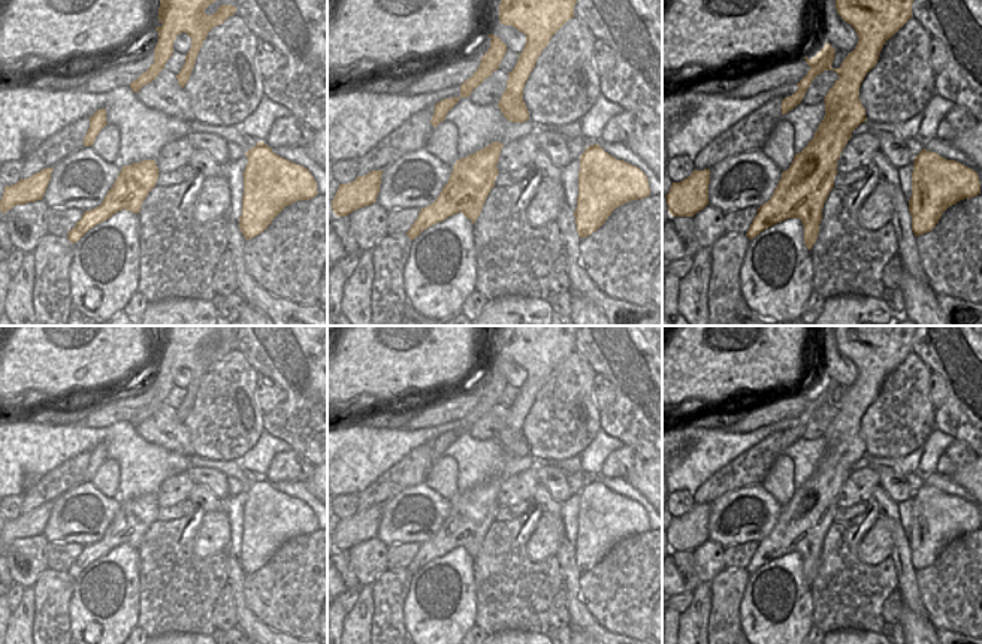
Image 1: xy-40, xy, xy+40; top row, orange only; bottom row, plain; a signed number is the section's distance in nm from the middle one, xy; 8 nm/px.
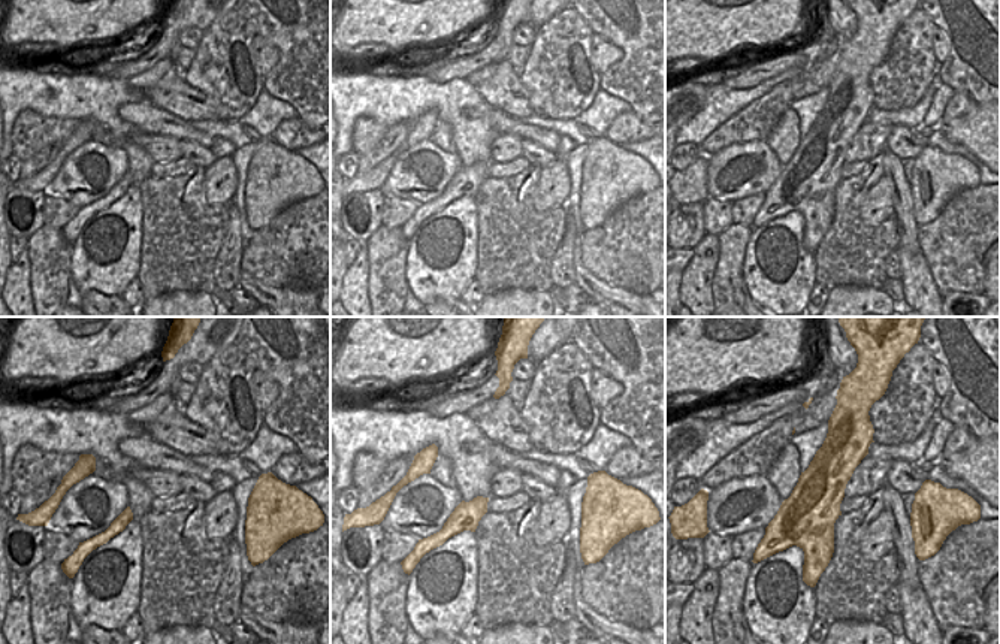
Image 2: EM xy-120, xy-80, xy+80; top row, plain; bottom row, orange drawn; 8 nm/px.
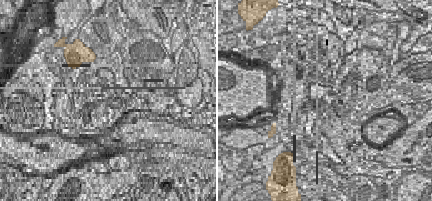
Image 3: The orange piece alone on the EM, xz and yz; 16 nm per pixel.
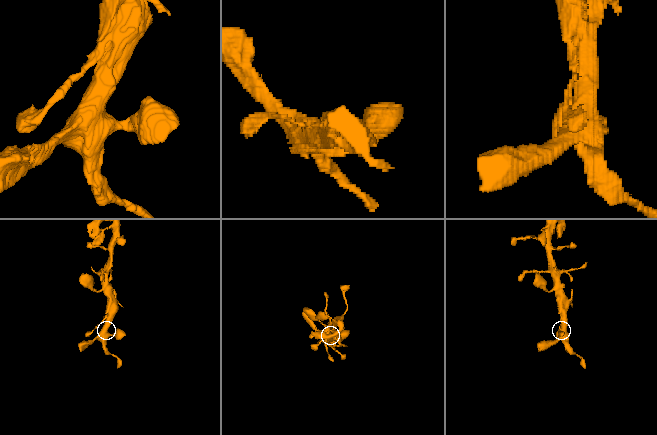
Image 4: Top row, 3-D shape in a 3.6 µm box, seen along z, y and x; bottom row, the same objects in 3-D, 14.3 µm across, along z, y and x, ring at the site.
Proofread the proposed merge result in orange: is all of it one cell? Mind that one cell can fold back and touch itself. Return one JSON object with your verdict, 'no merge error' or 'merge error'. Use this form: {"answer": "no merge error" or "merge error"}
{"answer": "merge error"}

